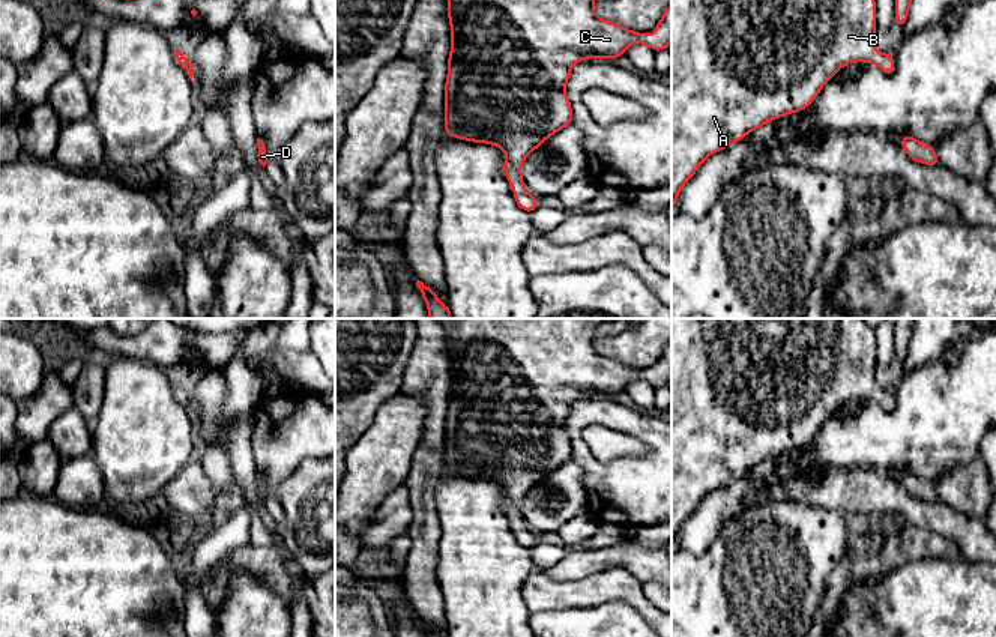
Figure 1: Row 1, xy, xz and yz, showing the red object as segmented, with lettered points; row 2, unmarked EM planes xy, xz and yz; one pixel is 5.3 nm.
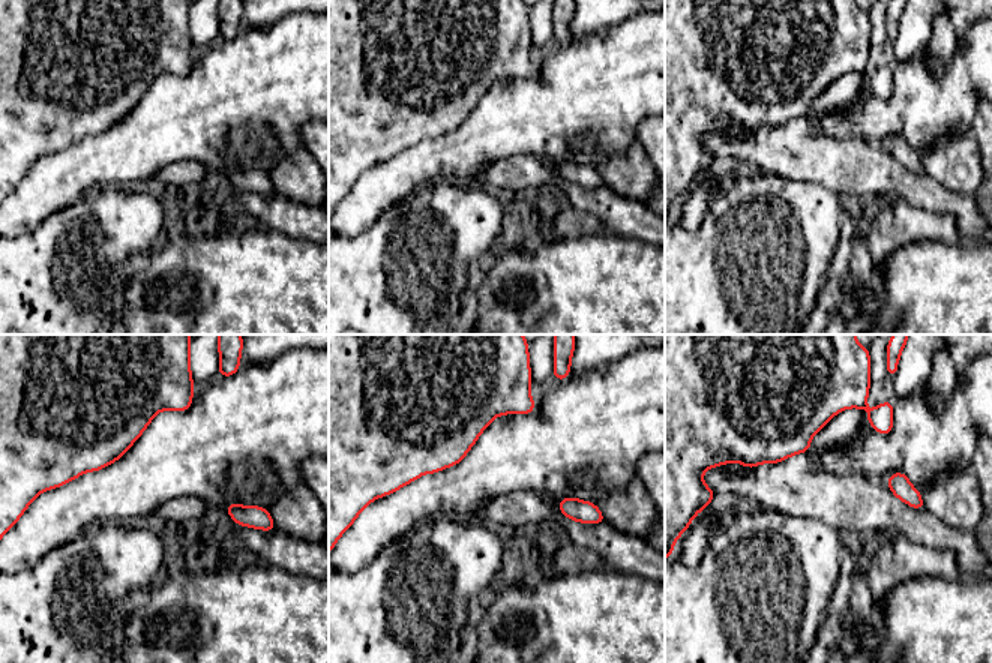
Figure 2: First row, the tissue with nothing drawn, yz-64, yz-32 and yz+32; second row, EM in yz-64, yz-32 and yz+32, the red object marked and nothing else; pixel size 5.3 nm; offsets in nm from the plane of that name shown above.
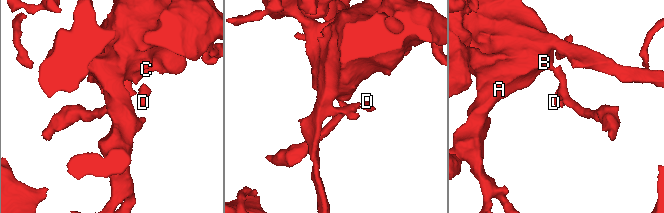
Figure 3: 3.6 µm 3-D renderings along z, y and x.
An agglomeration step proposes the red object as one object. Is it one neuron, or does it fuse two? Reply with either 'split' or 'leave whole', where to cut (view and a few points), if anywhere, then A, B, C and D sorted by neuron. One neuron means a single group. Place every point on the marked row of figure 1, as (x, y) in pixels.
leave whole | no cut | A B C D

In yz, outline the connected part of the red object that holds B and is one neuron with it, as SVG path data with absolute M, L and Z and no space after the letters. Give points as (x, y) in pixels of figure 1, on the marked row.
M672 0L672 212L682 186L709 155L742 140L769 120L810 107L825 83L849 62L876 63L886 75L892 75L894 57L891 53L877 53L876 29L874 0Z

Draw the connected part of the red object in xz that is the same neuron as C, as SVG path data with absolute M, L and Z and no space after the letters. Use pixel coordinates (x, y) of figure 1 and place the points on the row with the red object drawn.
M448 0L451 54L445 84L445 129L455 138L490 143L505 150L503 173L517 204L533 212L535 195L521 186L521 164L548 137L571 125L565 95L571 68L583 59L623 56L637 42L653 51L672 44L672 5L653 35L628 30L593 12L595 0Z

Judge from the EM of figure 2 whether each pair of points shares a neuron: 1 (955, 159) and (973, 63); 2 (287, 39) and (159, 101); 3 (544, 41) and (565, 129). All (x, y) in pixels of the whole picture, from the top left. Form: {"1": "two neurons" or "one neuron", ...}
{"1": "two neurons", "2": "one neuron", "3": "two neurons"}

